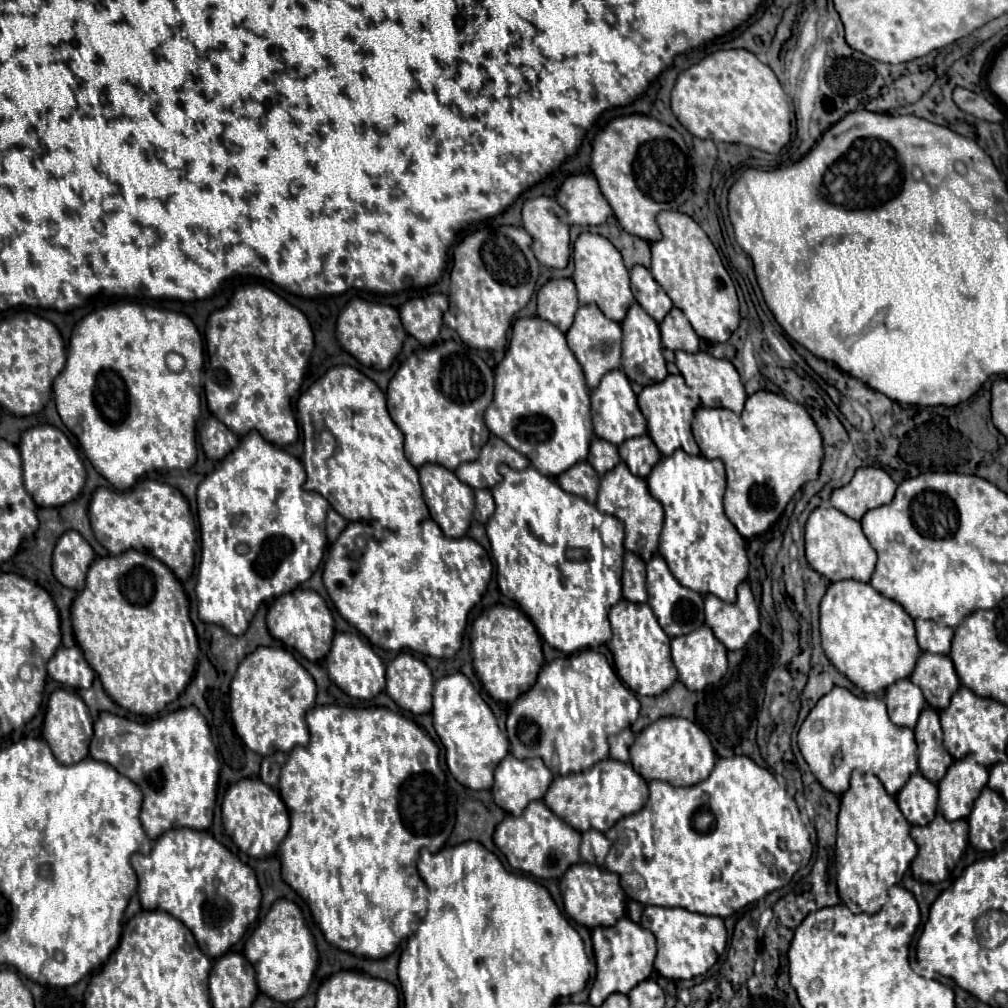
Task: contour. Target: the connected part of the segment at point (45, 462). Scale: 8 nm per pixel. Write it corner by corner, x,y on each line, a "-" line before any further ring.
49,424
29,428
21,436
19,450
23,456
23,484
37,506
57,508
69,504
79,496
87,480
87,470
81,462
77,449
61,430

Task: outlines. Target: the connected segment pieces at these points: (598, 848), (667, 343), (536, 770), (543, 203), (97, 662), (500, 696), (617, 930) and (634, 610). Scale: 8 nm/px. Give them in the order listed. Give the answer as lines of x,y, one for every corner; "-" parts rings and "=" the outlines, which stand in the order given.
587,830
583,832
583,844
581,844
581,858
585,862
591,862
595,866
605,864
605,856
609,852
609,840
599,830
=
673,308
659,324
659,328
661,328
661,340
665,348
683,350
691,354
699,352
699,338
679,308
=
507,754
507,758
495,770
495,784
491,788
493,800
507,814
523,814
529,802
545,796
551,780
553,776
541,758
523,762
513,754
=
539,196
523,202
523,228
533,236
533,254
547,268
565,268
569,262
569,224
563,220
565,210
555,198
=
127,550
119,556
95,558
93,566
89,566
85,590
73,602
71,622
75,640
99,676
105,694
129,712
143,716
161,712
169,702
177,700
194,677
199,646
189,620
187,596
173,572
149,554
=
495,604
487,612
483,612
471,628
471,650
473,650
473,666
477,676
481,678
483,688
497,702
513,704
533,682
543,666
541,638
533,626
533,622
513,606
=
621,918
611,928
595,928
591,938
593,938
593,952
597,964
597,976
589,992
591,1006
601,1006
609,994
615,992
627,994
633,986
637,986
637,982
643,982
651,976
653,960
657,954
657,942
649,930
641,928
629,918
=
629,600
617,602
609,612
609,622
613,638
609,650
613,654
613,664
619,678
641,696
659,696
673,686
677,680
677,670
669,652
669,636
661,630
657,618
647,604
635,604

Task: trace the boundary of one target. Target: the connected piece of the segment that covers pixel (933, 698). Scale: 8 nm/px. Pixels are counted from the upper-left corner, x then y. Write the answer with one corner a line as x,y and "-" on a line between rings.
923,652
909,680
923,690
925,700
929,706
933,706
933,710
945,710
945,706
949,706
949,698
959,688
953,662
943,654

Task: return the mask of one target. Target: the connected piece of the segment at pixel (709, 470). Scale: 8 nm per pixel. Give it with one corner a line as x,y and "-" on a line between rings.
677,450
673,456
661,458
661,462
651,470
647,486
665,512
659,554
665,558
669,570
673,570
673,576
683,586
689,586
689,590
697,590
701,596
713,594
723,602
733,604
737,598
737,586
747,578
749,558
745,538
737,534
737,528
723,512
723,462
689,456
683,450

